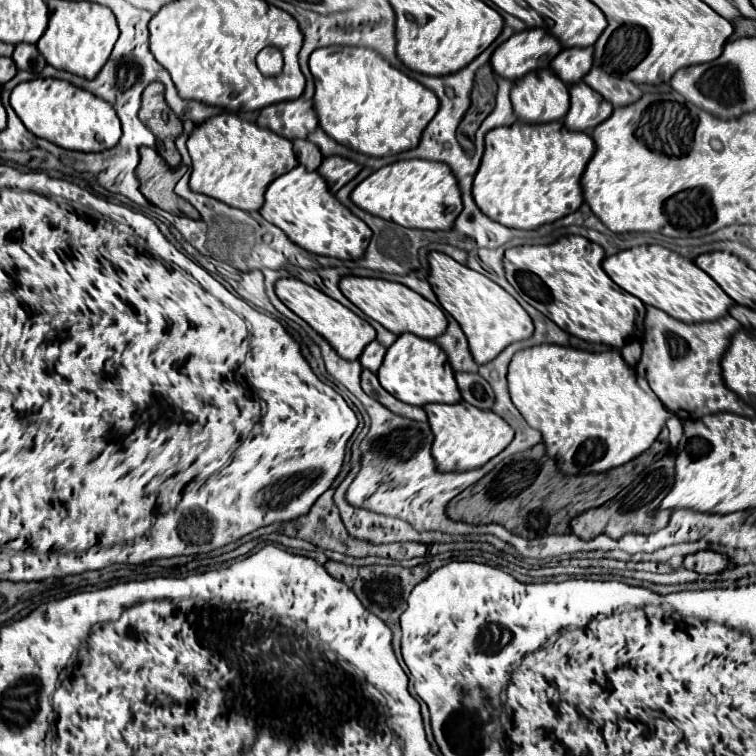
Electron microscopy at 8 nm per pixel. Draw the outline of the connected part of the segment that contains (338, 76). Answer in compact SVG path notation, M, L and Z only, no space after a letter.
M319 48L311 54L309 68L315 78L313 104L319 126L339 144L367 156L391 156L415 148L423 128L439 110L431 90L393 68L371 48Z

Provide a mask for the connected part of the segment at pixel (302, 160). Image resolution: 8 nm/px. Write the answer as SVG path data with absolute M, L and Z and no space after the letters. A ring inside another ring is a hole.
M295 140L293 142L293 148L295 148L295 154L297 154L299 164L303 164L311 172L317 170L319 164L323 162L321 150L313 142L309 142L309 140Z

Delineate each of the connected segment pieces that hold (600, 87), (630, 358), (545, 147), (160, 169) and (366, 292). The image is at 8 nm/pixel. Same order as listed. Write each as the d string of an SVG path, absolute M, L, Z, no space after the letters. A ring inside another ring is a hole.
M591 68L591 72L587 72L587 76L583 80L587 86L595 88L595 92L603 94L607 98L607 102L611 102L615 108L629 106L631 102L637 102L643 96L643 92L637 84L611 76L611 74L603 72L601 68Z
M637 341L629 343L621 349L621 355L623 356L623 359L631 367L635 367L637 365L641 354L641 344Z
M563 122L501 126L485 136L485 156L473 180L473 198L483 214L509 228L533 230L575 212L581 202L579 178L595 152L587 132L571 132Z
M139 148L139 164L135 168L135 176L139 180L139 190L143 192L143 196L157 208L171 212L175 216L187 216L193 220L199 220L199 212L185 202L183 198L179 198L173 192L175 182L187 172L187 166L179 166L179 168L171 168L167 166L167 162L157 154L155 148Z
M345 276L341 280L341 292L347 300L351 300L365 316L377 320L383 328L391 330L393 334L403 334L411 332L421 338L437 338L439 334L445 332L447 328L447 318L443 310L429 300L425 300L421 294L413 292L411 288L383 280L383 278L359 278L359 276Z

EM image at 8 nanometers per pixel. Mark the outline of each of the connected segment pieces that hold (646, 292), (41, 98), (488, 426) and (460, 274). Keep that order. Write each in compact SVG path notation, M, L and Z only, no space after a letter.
M637 246L603 260L607 276L625 292L637 296L643 304L655 306L683 322L709 322L725 316L733 300L701 268L663 246Z
M35 78L21 82L11 92L11 106L29 132L67 150L77 148L83 152L101 152L115 146L121 138L121 122L113 106L95 94L75 88L63 80Z
M467 402L427 404L423 410L429 416L429 426L435 436L431 452L439 472L463 472L483 466L513 440L513 428L491 410L479 410Z
M443 252L429 254L429 284L445 312L449 312L465 332L469 340L469 350L475 362L485 364L493 360L505 346L517 340L525 340L533 334L533 322L523 306L507 294L499 284L487 276L455 262Z

